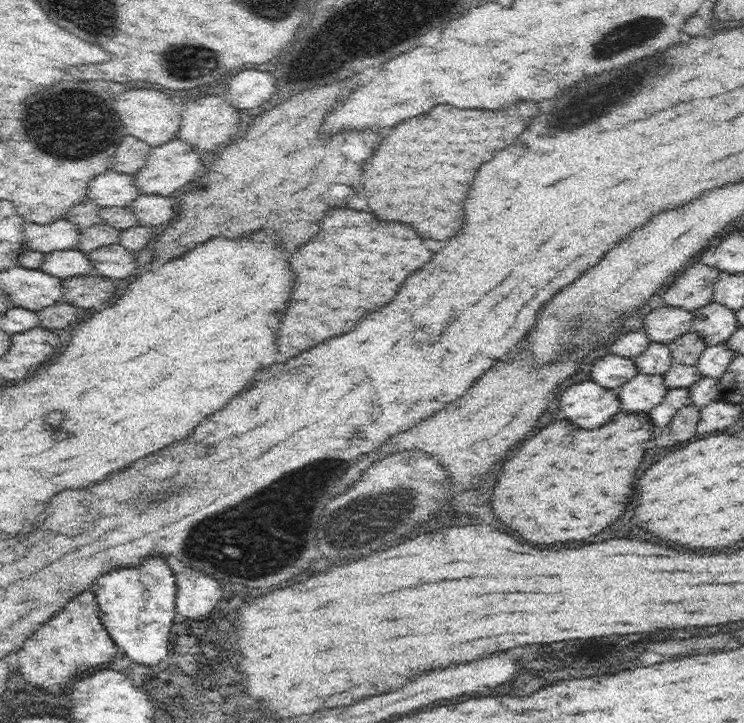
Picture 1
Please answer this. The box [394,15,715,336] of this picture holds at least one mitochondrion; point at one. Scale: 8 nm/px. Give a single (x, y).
(631, 35)

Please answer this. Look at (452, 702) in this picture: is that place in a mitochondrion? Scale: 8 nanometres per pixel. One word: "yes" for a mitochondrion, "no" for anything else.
no

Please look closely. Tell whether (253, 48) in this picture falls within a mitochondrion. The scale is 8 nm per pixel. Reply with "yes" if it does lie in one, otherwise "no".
no

